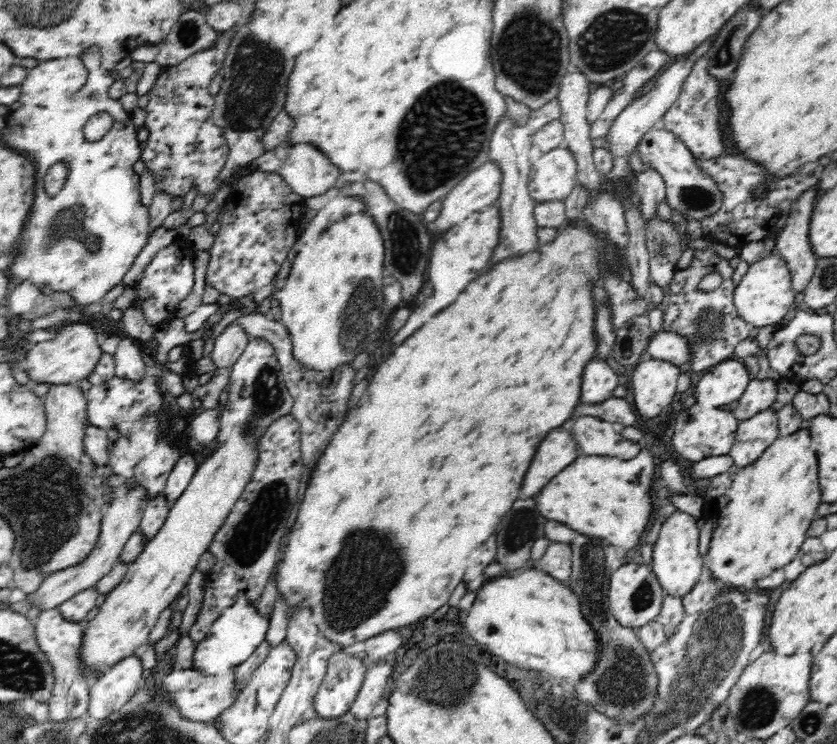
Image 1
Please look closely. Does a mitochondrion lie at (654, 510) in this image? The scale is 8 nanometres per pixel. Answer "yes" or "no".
no

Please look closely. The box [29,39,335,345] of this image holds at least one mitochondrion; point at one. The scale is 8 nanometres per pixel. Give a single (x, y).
(76, 224)

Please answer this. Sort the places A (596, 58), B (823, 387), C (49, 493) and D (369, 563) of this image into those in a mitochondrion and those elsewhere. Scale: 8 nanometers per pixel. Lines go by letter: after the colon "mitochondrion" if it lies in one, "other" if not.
A: mitochondrion
B: other
C: mitochondrion
D: mitochondrion

